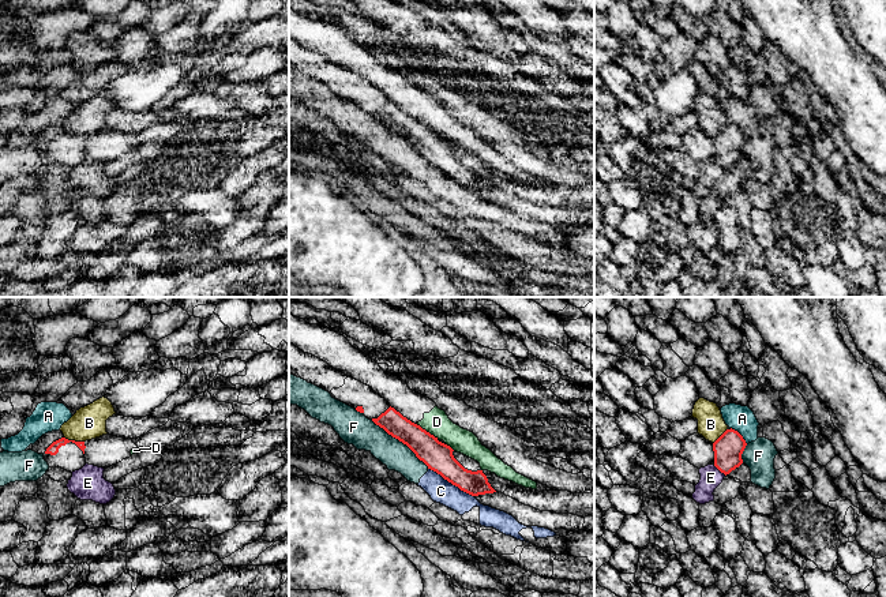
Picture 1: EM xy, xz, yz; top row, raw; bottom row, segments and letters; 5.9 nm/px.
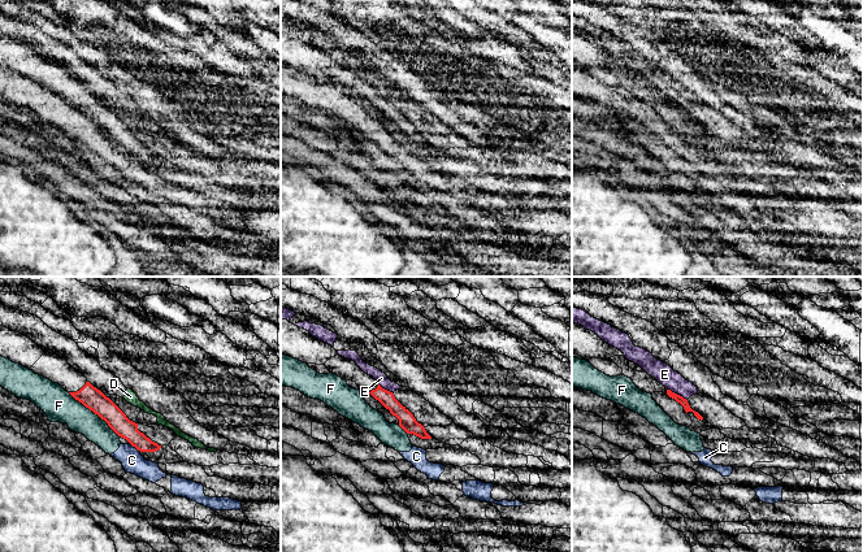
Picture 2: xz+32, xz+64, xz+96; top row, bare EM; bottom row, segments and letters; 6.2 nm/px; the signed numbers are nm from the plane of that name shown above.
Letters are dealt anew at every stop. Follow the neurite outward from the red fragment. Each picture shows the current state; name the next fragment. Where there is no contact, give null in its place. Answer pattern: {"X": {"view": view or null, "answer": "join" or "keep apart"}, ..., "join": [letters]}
{"A": {"view": "yz", "answer": "keep apart"}, "B": {"view": "xy", "answer": "keep apart"}, "C": {"view": "xz", "answer": "keep apart"}, "D": {"view": "xz", "answer": "keep apart"}, "E": {"view": "yz", "answer": "keep apart"}, "F": {"view": "xz", "answer": "keep apart"}, "join": []}

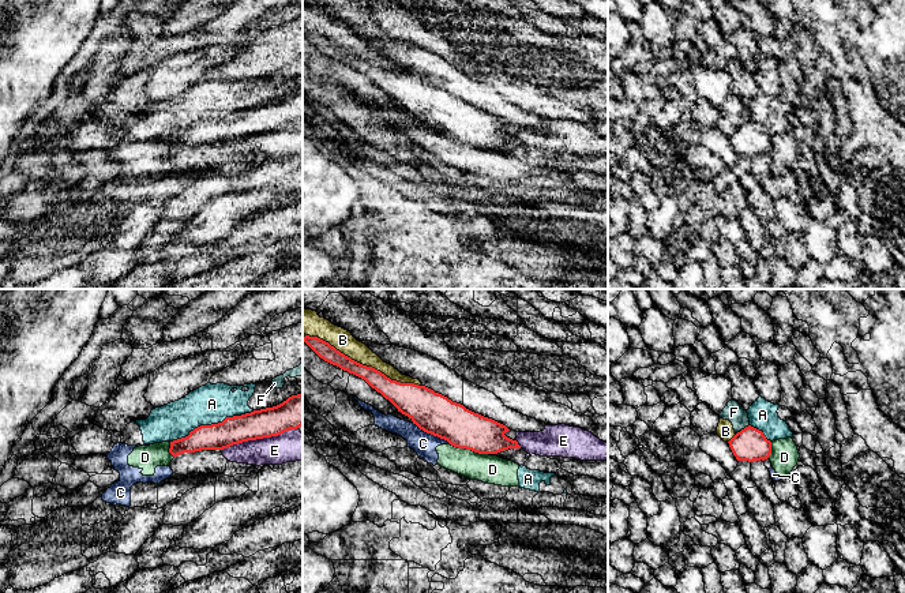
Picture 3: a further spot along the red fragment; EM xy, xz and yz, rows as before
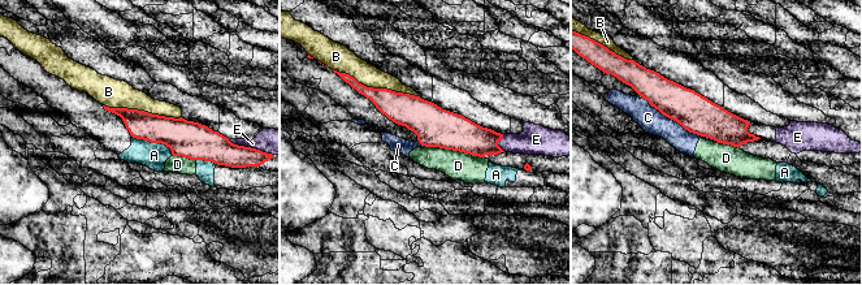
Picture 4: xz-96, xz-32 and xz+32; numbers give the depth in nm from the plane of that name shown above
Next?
{"A": {"view": "xy", "answer": "keep apart"}, "B": {"view": "xz", "answer": "keep apart"}, "C": {"view": "xz", "answer": "keep apart"}, "D": {"view": "xz", "answer": "join"}, "E": {"view": "xy", "answer": "keep apart"}, "F": {"view": "yz", "answer": "keep apart"}, "join": ["D"]}

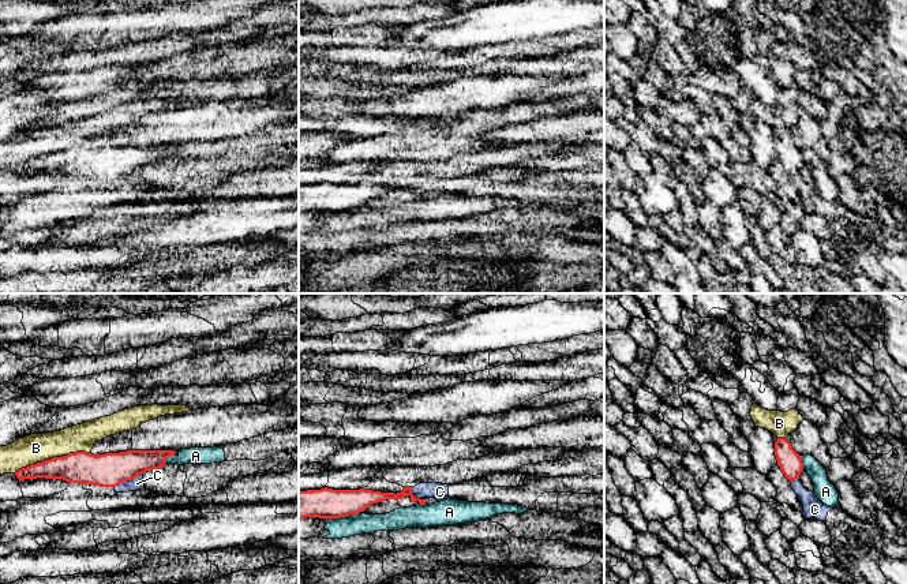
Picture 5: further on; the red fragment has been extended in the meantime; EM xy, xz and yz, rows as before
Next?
{"A": {"view": "xz", "answer": "keep apart"}, "B": {"view": "xy", "answer": "keep apart"}, "C": {"view": "xy", "answer": "keep apart"}, "join": []}

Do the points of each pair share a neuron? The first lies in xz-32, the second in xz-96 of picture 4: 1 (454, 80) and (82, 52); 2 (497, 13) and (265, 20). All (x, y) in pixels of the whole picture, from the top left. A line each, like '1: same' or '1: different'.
1: different
2: different

